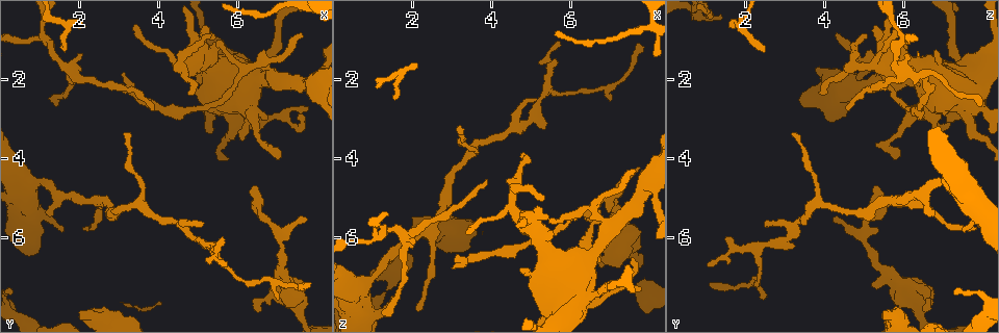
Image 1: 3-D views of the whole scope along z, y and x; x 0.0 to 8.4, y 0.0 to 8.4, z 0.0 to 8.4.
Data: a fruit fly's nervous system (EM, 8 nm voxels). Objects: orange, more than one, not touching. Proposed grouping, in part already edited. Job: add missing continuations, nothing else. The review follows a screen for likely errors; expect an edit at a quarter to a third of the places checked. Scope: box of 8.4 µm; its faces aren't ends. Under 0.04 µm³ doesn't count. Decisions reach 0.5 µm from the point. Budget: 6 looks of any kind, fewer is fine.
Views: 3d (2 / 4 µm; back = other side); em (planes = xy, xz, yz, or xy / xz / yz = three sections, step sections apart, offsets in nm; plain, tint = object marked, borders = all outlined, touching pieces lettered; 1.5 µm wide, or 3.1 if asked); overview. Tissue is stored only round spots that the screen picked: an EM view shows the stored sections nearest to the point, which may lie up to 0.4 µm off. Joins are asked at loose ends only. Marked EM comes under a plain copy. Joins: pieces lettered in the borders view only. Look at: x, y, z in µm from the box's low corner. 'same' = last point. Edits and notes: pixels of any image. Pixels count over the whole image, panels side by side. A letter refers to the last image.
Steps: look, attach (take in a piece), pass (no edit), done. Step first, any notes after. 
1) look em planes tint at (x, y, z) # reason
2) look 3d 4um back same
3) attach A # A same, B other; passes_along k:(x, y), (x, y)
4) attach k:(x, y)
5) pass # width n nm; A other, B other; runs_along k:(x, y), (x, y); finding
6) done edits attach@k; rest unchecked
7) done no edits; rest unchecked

look 3d 4um at (4.80, 1.30, 6.85) # an open end

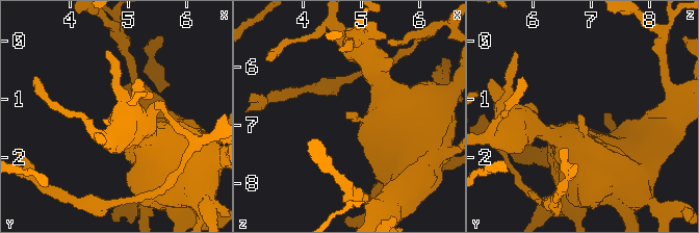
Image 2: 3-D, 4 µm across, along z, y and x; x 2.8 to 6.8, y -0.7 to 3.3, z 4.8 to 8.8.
look em yz step 8 borders at (4.80, 1.25, 6.80)

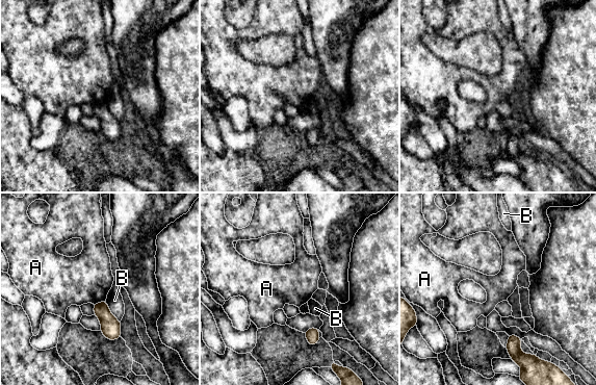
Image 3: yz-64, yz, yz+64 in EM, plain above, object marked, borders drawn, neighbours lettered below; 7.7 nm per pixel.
pass # width 100 nm; A other, B other; border 3:(105, 300), (94, 305); no lettered piece goes on from it

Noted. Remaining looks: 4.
look em planes borders at (6.45, 4.65, 5.25) # free end

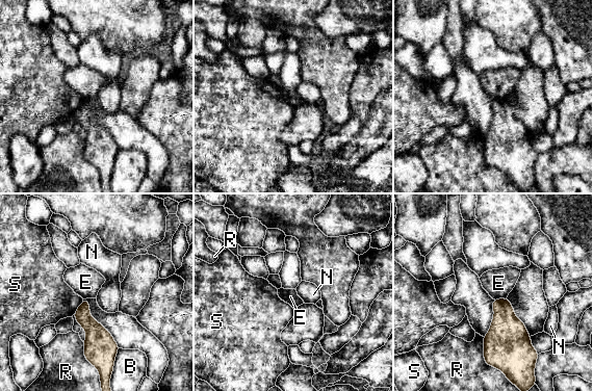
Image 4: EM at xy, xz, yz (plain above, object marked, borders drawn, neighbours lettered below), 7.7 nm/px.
pass # longest_contact R 220 nm; B other, E other, N other, R other, S other; border 4:(506, 297), (494, 300); none of them fits

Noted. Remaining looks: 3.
look em 3.1um planes borders at (7.65, 0.85, 4.30)

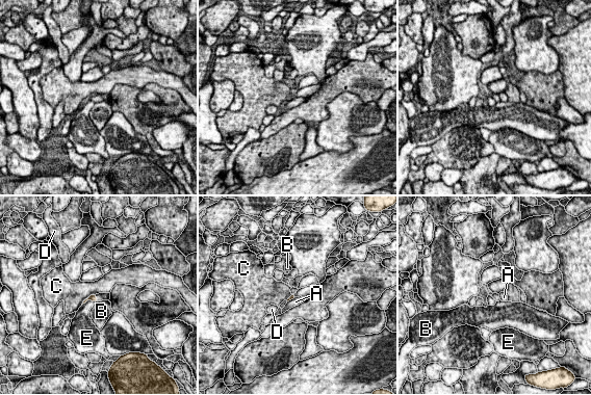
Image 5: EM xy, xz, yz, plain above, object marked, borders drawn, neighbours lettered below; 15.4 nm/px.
pass # A other, B other, C other, D other, E other; border 5:(95, 293), (91, 294), (81, 304); no lettered piece goes on from it

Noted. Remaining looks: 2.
done no edits; rest unchecked

